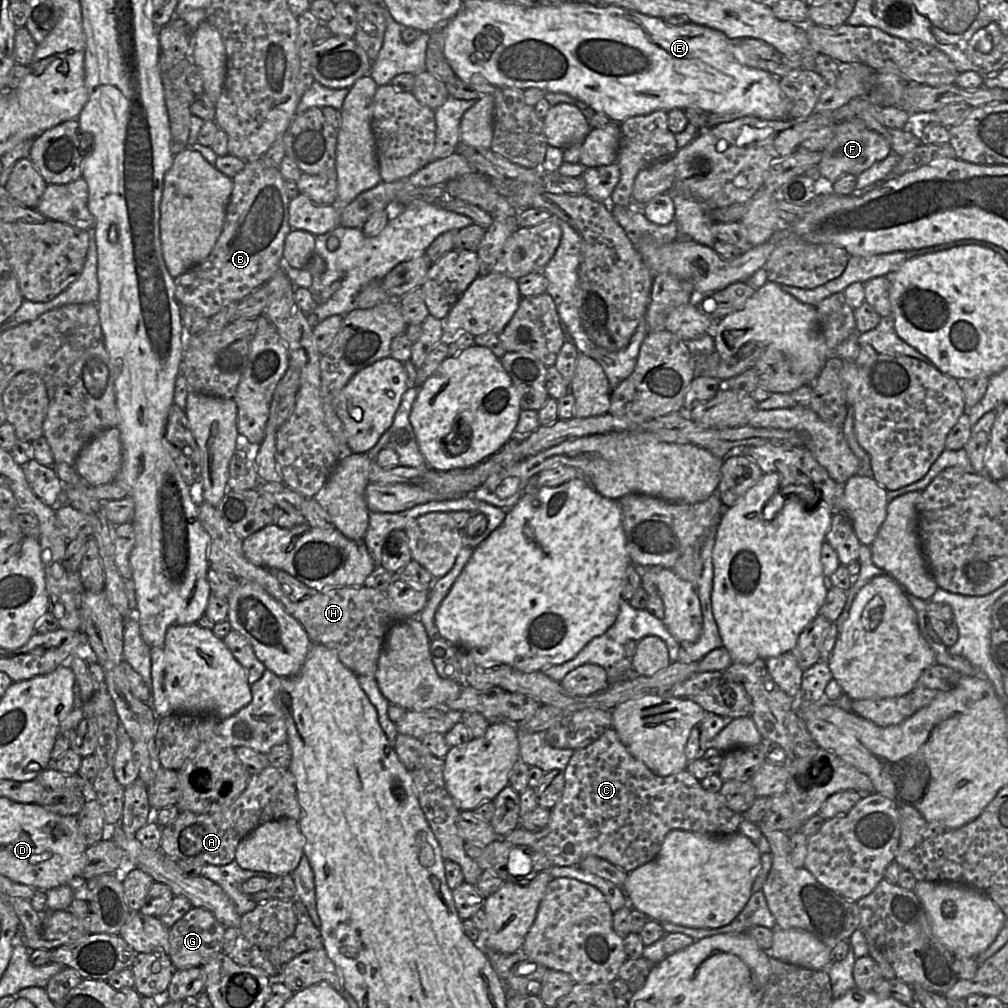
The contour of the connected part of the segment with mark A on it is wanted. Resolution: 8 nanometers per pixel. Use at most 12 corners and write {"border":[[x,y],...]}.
{"border":[[269,765],[221,810],[162,828],[174,860],[226,865],[259,825],[301,818],[296,779]]}

